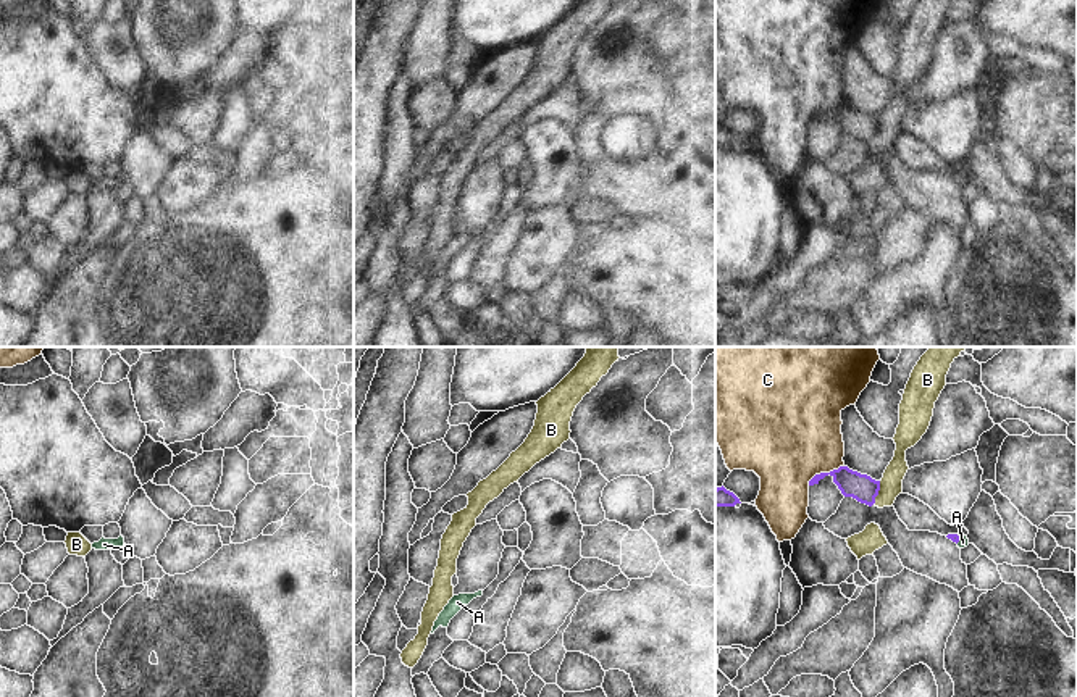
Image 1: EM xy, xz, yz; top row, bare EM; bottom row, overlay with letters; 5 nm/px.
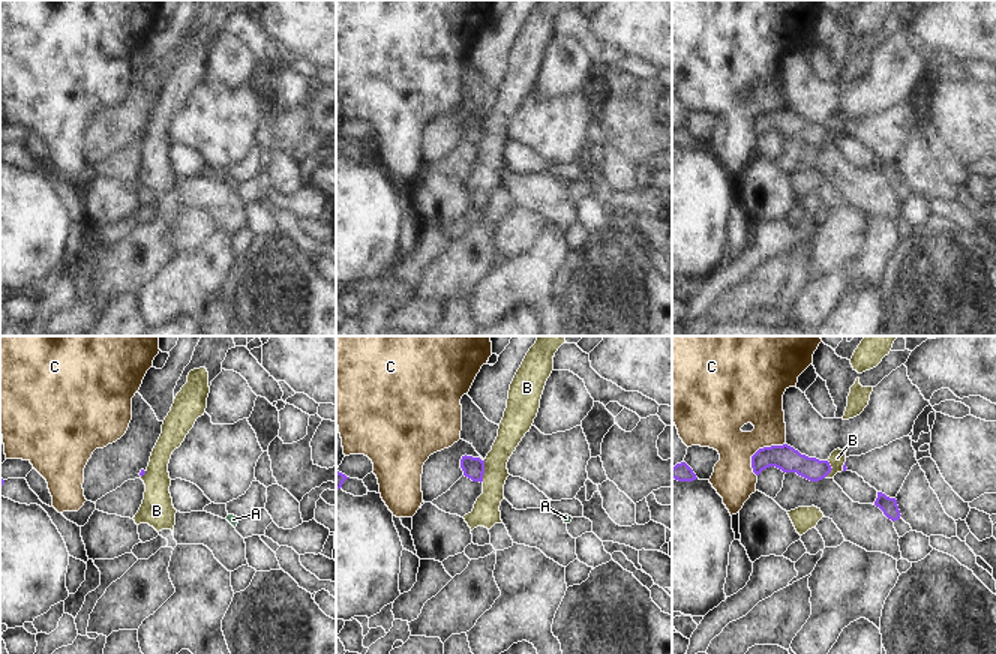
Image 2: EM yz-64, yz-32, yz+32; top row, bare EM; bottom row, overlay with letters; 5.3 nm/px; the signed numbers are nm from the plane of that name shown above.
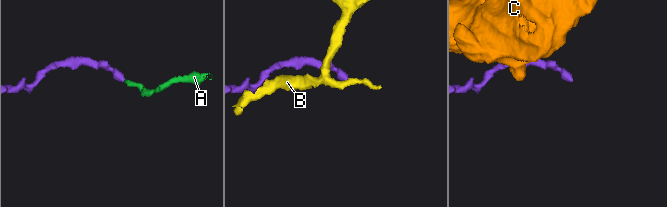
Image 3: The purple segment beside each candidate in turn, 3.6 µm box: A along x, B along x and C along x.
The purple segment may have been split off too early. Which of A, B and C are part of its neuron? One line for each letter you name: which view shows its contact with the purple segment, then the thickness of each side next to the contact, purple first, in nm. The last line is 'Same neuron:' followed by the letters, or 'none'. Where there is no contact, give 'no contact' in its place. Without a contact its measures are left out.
A: contact in yz; calibres 50 and 50 nm
Same neuron: A

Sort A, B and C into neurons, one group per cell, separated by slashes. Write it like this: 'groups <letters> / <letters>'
groups A / B / C

